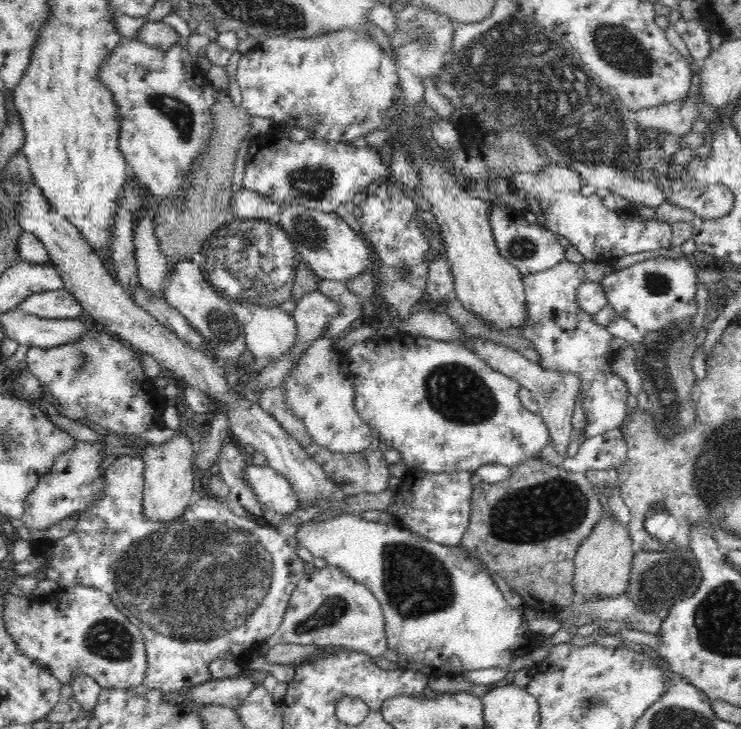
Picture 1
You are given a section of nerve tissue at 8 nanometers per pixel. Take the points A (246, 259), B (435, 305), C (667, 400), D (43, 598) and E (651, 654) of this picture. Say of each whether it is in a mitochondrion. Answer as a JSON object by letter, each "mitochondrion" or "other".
{"A":"mitochondrion","B":"other","C":"mitochondrion","D":"other","E":"other"}

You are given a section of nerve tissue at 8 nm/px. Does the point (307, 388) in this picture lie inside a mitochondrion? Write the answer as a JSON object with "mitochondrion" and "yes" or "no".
{"mitochondrion":"yes"}

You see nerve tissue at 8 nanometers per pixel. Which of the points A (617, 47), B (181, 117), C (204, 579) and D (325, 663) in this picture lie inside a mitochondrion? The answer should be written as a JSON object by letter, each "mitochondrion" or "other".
{"A":"mitochondrion","B":"mitochondrion","C":"mitochondrion","D":"other"}

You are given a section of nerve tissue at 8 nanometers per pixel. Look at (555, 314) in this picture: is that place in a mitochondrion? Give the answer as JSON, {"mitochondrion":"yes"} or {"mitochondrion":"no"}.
{"mitochondrion":"yes"}

